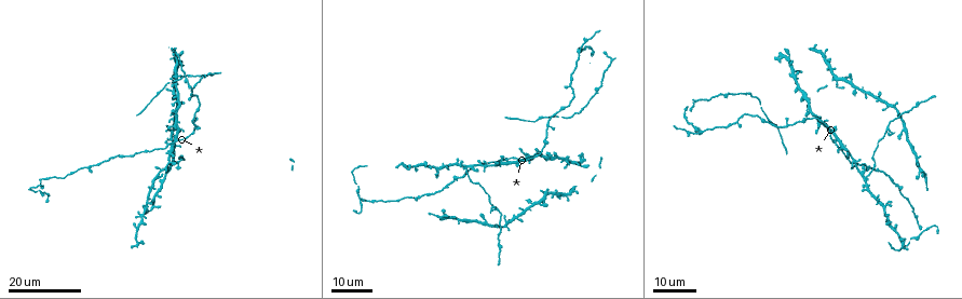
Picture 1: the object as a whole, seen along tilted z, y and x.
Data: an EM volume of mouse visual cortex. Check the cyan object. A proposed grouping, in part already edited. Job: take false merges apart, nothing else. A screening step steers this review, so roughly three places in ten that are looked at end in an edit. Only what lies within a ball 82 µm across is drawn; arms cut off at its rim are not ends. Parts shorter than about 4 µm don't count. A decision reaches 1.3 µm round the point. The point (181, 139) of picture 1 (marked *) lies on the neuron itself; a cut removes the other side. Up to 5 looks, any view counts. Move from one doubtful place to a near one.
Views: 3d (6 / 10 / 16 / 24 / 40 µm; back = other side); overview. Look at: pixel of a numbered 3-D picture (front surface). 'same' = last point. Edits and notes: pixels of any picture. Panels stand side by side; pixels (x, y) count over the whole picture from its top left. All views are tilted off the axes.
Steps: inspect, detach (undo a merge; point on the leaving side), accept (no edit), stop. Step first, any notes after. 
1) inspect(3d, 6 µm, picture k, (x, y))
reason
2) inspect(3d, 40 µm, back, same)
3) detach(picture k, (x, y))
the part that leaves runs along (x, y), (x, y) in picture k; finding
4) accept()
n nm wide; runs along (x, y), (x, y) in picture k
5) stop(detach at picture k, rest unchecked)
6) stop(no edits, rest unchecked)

inspect(3d, 24 µm, picture 1, (167, 146))
four arms meet

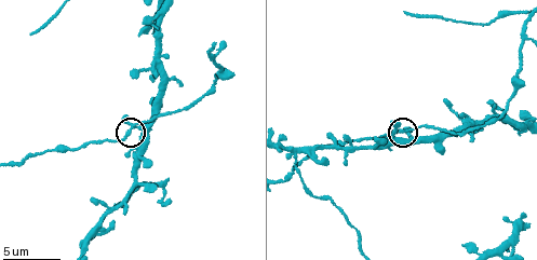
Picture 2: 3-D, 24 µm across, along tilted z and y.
inspect(3d, 6 µm, picture 2, (407, 134))

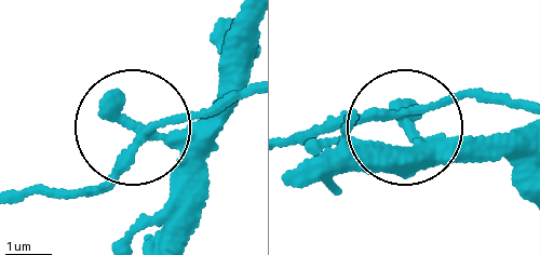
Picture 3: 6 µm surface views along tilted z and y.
accept()
4 arms; runs along (244, 91), (130, 129), (103, 184), (66, 199) in picture 3; continuous, no second neuron

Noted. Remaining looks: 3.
inspect(3d, 10 µm, picture 2, (294, 159))

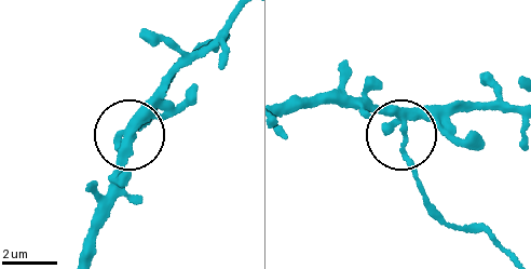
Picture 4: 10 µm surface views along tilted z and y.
detach(picture 4, (418, 183))
240 nm wide; a second neuron is stuck on

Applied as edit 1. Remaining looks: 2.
stop(detach at picture 4, rest unchecked)

